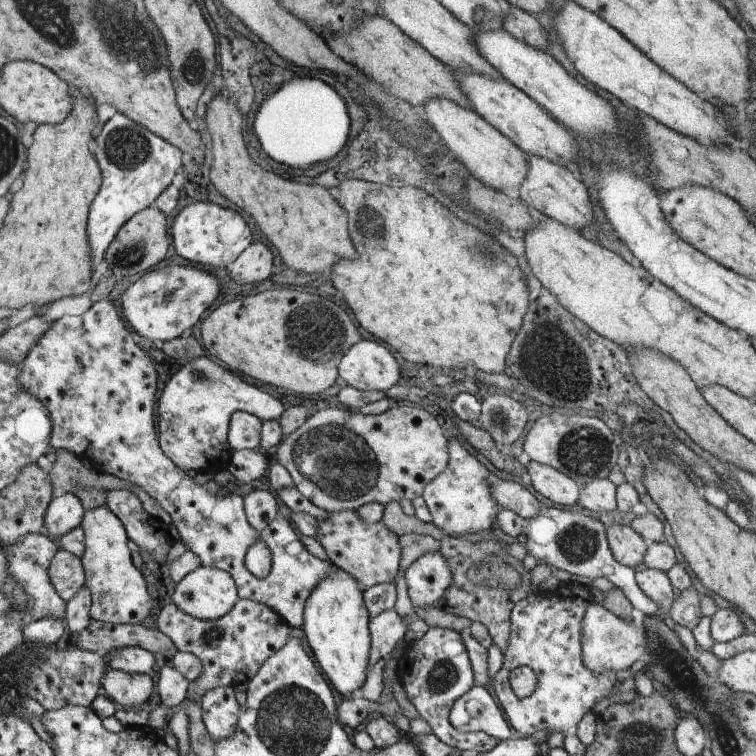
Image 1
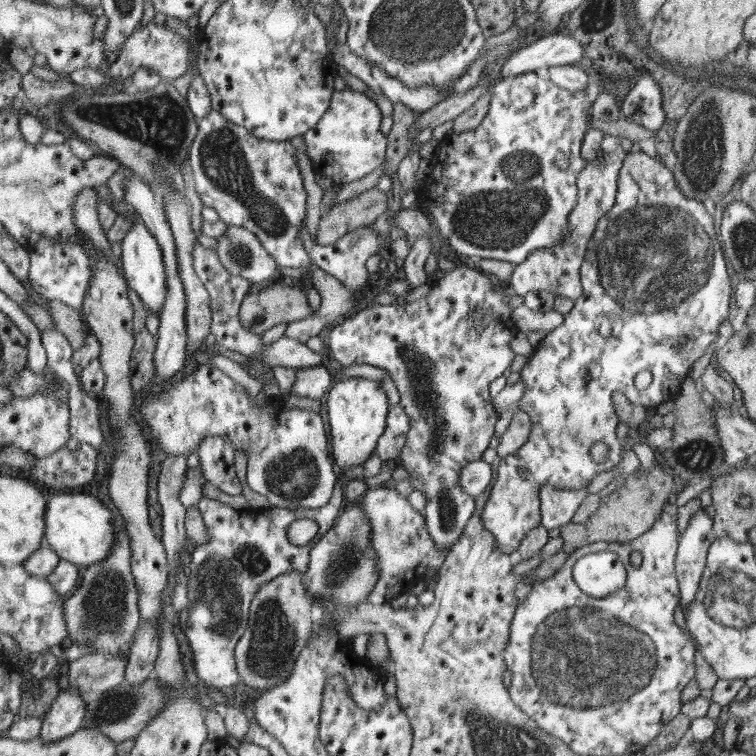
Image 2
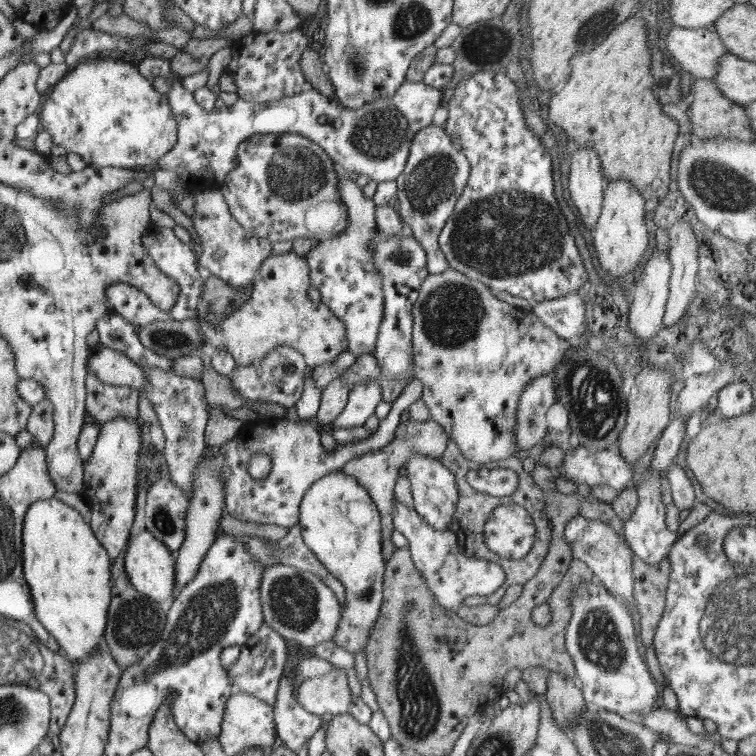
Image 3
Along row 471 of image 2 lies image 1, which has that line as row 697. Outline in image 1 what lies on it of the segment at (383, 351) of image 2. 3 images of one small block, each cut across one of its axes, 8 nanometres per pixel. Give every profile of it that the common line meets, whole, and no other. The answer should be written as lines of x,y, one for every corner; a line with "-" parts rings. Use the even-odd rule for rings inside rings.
442,627
429,628
421,639
405,650
400,672
400,682
408,699
414,704
419,716
431,726
432,735
438,737
438,740
469,755
485,753
498,746
499,740
485,732
460,732
450,724
449,712
452,705
476,682
474,666
459,631

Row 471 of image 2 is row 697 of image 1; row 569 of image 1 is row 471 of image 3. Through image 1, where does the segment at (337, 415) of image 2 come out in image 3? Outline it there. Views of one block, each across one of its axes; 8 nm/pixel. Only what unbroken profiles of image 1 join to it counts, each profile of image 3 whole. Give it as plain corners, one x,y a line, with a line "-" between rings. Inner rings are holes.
341,469
316,480
305,492
299,506
299,528
308,549
334,574
346,590
346,601
342,603
343,618
339,621
339,632
333,641
350,651
365,650
375,623
379,620
382,608
382,580
384,580
384,558
382,558
382,532
380,532
380,514
372,500
370,492
354,475
344,474

